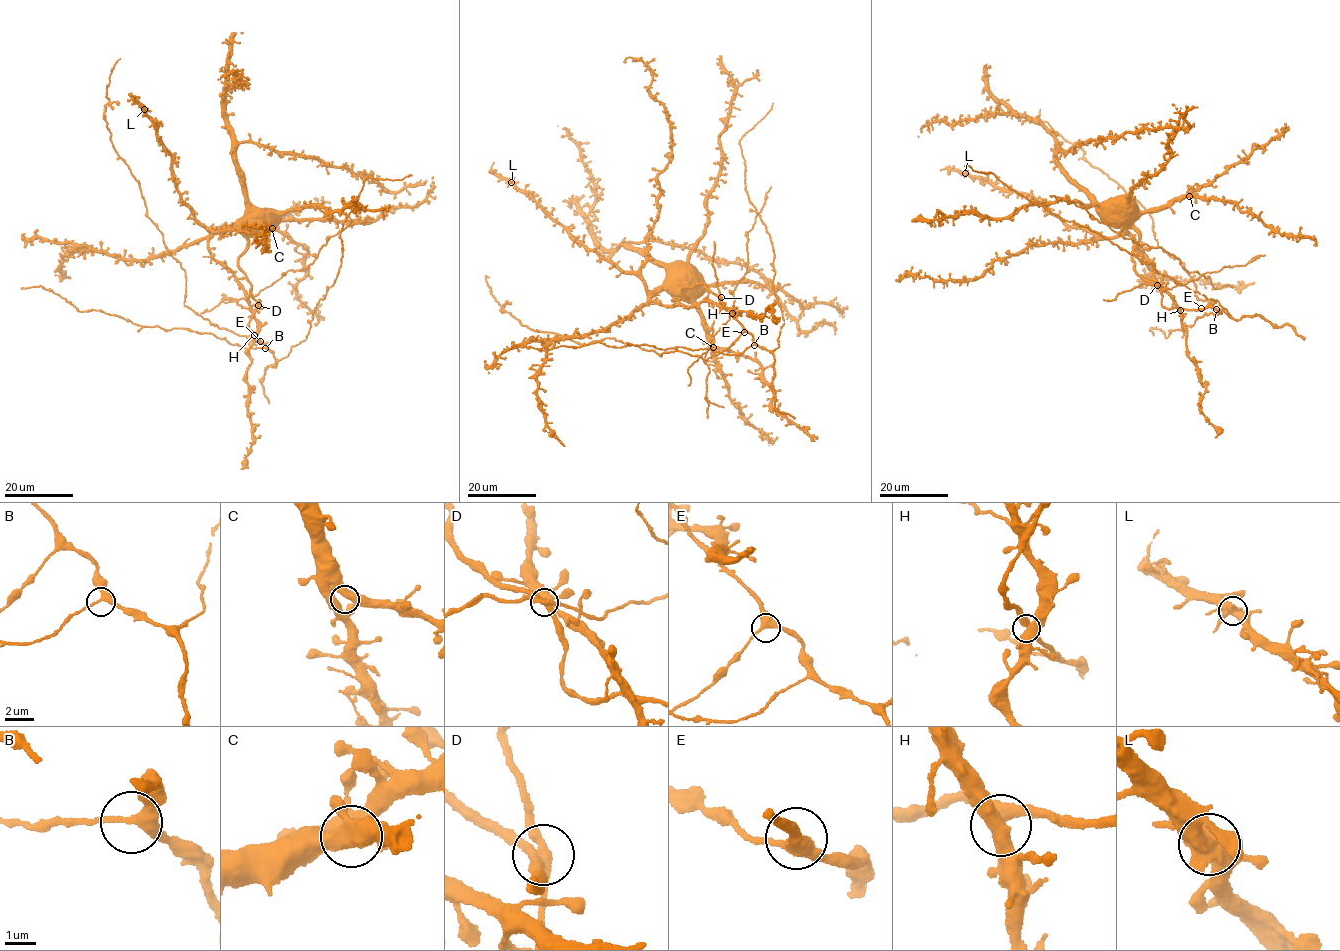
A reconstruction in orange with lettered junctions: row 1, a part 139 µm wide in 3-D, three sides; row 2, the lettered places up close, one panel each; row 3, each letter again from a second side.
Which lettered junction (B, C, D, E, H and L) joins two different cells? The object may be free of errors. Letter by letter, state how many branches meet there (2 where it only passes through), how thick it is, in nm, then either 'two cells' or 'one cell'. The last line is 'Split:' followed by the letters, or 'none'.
B: branches 3; calibre 300 nm; one cell
C: branches 4; calibre 400 nm; one cell
D: branches 4; calibre 320 nm; two cells
E: branches 3; calibre 400 nm; one cell
H: branches 4; calibre 480 nm; one cell
L: branches 4; calibre 500 nm; one cell
Split: D

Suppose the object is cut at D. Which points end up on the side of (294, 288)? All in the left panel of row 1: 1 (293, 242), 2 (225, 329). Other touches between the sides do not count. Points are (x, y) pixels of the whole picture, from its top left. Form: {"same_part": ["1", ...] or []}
{"same_part": ["1", "2"]}

